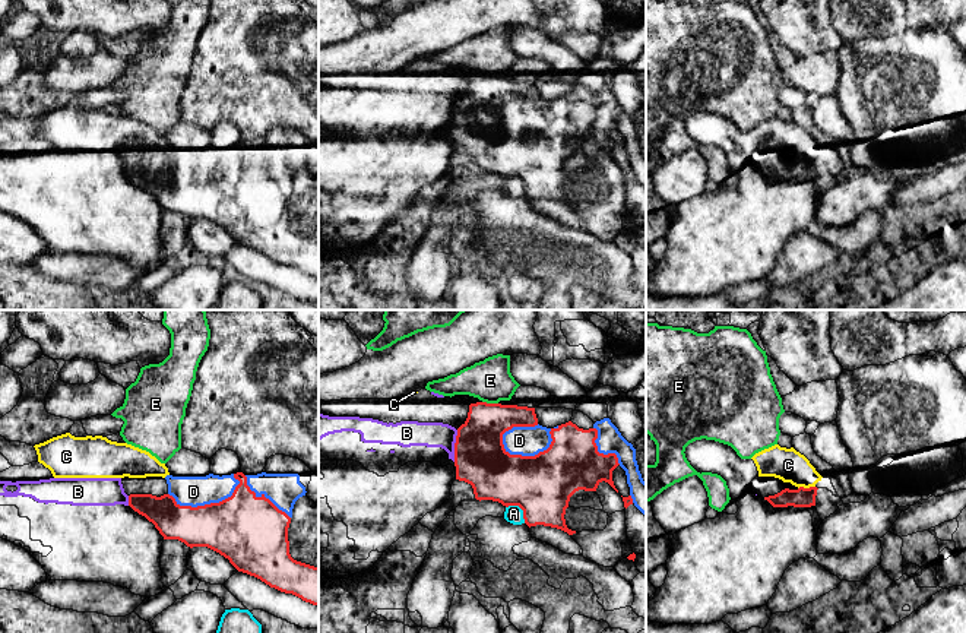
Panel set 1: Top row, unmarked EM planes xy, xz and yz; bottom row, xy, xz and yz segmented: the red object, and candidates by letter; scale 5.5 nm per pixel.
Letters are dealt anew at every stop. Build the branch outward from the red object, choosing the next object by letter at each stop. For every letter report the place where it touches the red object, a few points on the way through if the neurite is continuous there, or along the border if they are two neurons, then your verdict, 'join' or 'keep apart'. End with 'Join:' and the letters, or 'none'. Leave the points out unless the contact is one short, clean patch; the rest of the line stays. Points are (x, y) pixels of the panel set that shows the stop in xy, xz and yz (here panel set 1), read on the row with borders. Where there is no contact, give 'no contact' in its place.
A: meets red in xz at (520, 508); keep apart
B: meets red in xz at (455, 446); border along xz (458, 430), (453, 461); keep apart
C: meets red in yz at (805, 489); runs through yz (803, 497), (805, 489), (788, 465); join
D: meets red in xz at (535, 455); keep apart
E: meets red in xz at (490, 404); border along xz (482, 401), (497, 404); keep apart
Join: C

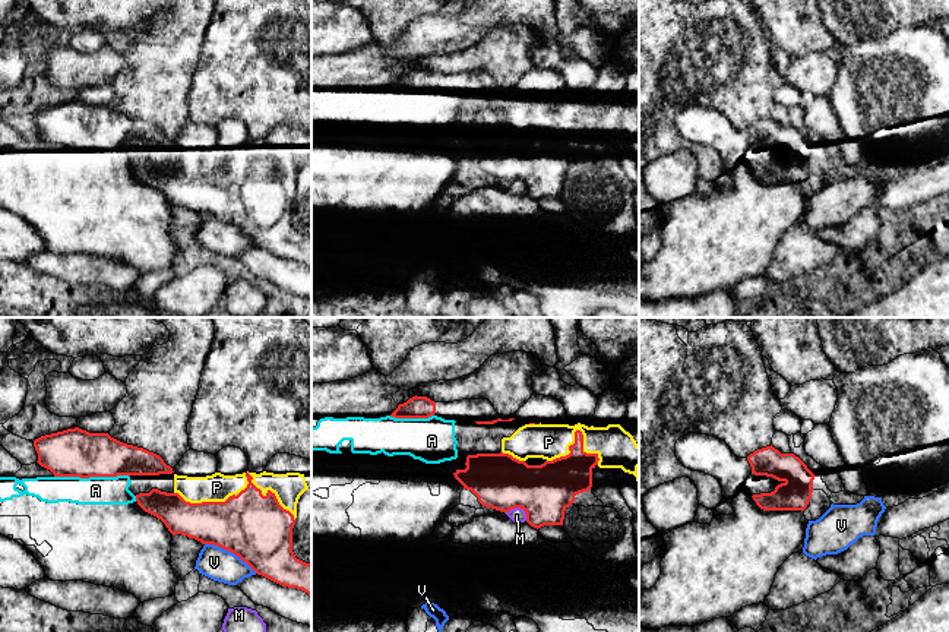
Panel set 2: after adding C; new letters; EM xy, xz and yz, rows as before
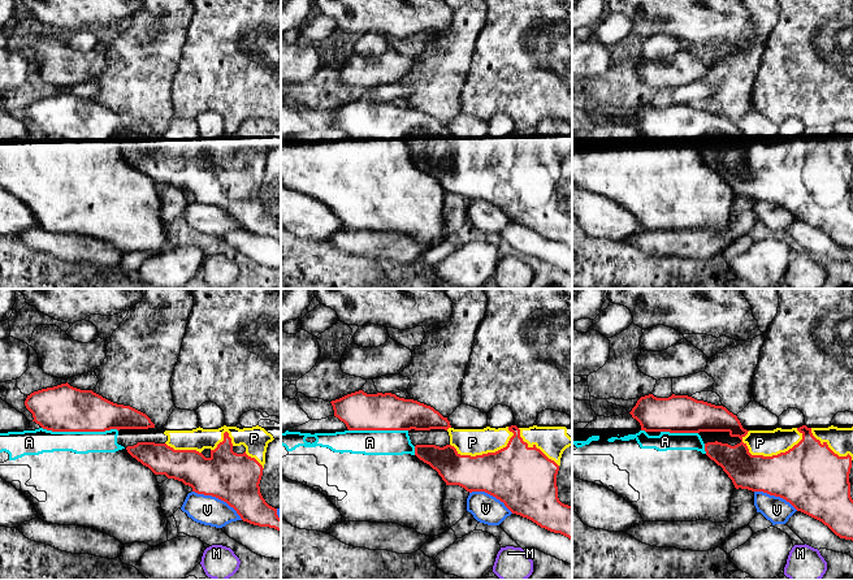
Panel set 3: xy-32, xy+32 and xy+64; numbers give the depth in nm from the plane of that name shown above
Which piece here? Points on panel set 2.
A: meets red in xy at (91, 476); keep apart
M: meets red in xz at (519, 506); keep apart
P: meets red in xy at (239, 493); keep apart
V: meets red in xy at (231, 552); keep apart
Join: none

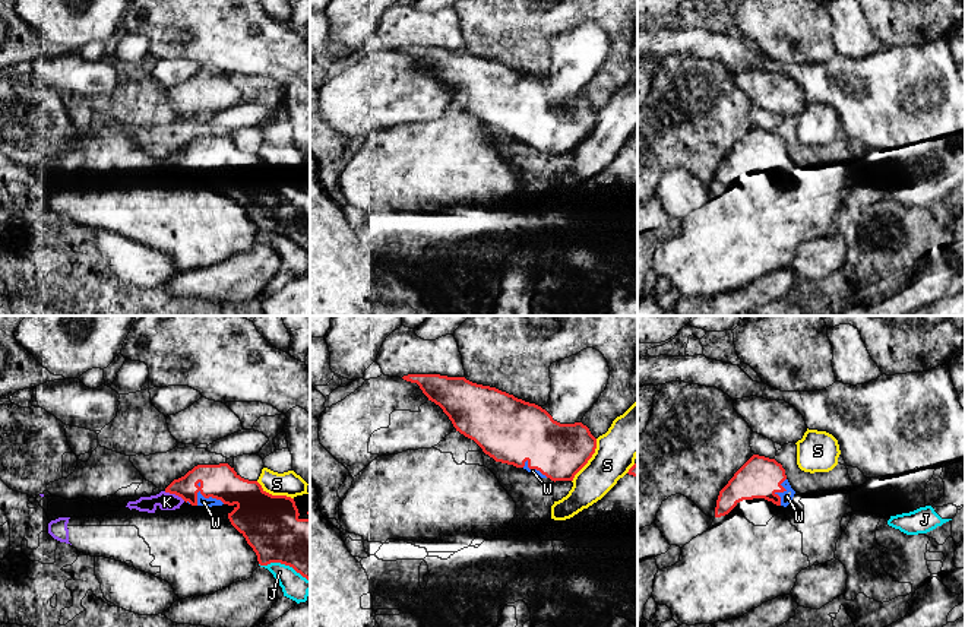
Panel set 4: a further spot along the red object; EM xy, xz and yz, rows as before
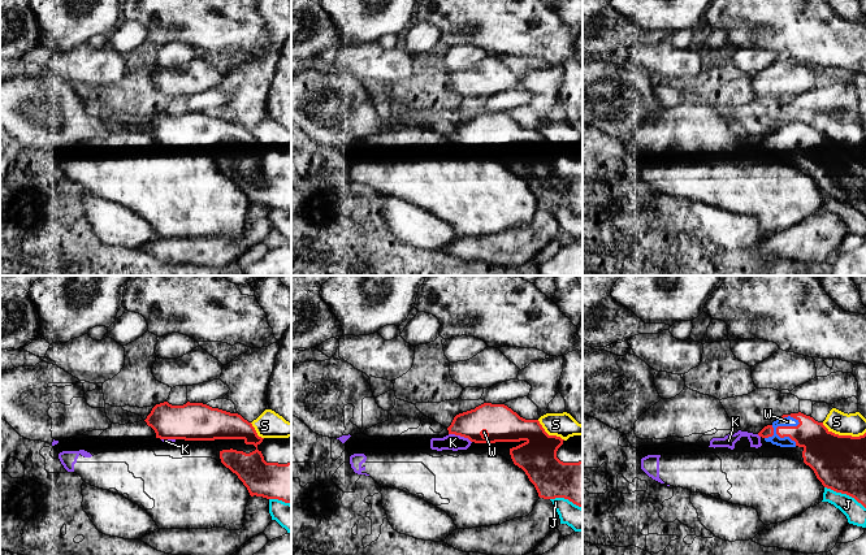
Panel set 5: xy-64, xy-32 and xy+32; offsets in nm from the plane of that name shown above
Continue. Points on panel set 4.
J: meets red in xy at (284, 563); keep apart
K: meets red in xy at (174, 493); keep apart
S: meets red in xz at (588, 459); keep apart
W: meets red in xy at (211, 496); runs through xy (255, 507), (243, 496), (211, 496), (203, 502); join
Join: W

